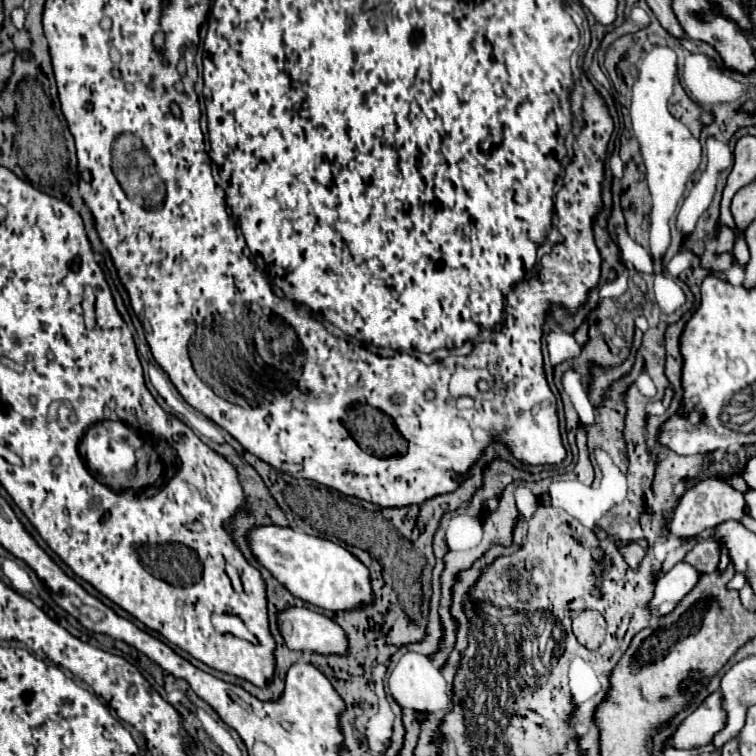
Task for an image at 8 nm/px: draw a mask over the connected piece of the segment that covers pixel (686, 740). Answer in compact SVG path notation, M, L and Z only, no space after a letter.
M720 691L708 695L668 737L668 745L674 749L704 747L712 741L714 733L724 727L726 713L720 707Z

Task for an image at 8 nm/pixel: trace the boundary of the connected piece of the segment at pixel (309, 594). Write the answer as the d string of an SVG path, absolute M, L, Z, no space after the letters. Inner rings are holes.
M280 525L252 527L246 537L258 563L266 567L294 597L328 611L348 611L370 601L372 589L368 569L344 547L322 537L300 533L294 527Z

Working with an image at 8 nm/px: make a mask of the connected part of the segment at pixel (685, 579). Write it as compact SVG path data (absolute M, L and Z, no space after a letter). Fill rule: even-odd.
M676 563L670 571L662 573L654 583L652 599L648 601L646 609L654 617L670 613L680 603L680 599L696 585L696 581L698 573L694 567L690 567L688 563Z

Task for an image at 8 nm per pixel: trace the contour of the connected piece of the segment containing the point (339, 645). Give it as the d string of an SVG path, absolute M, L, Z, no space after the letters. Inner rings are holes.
M286 607L276 613L278 629L288 649L314 653L344 653L346 635L332 619L308 607Z

